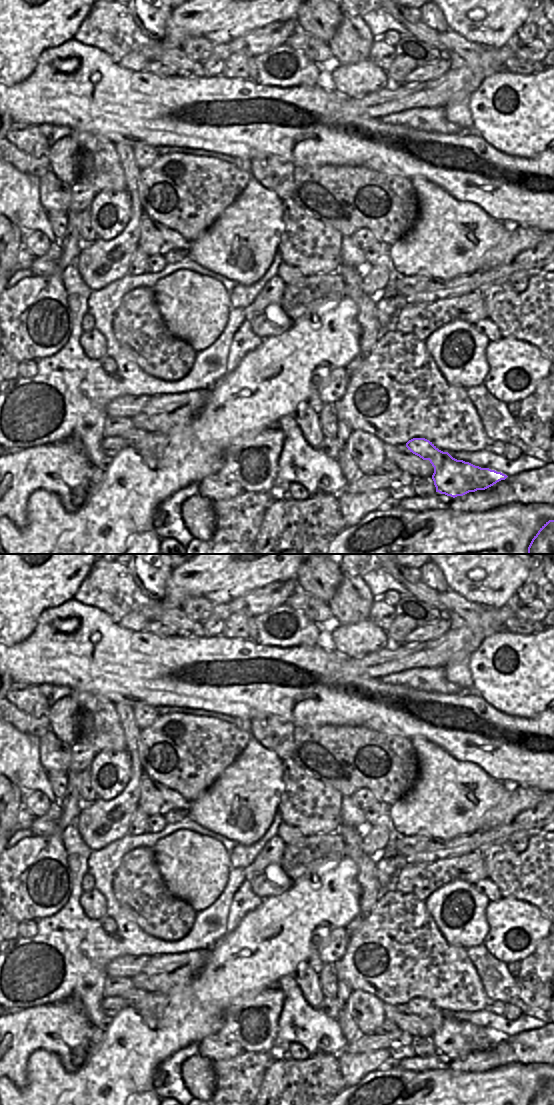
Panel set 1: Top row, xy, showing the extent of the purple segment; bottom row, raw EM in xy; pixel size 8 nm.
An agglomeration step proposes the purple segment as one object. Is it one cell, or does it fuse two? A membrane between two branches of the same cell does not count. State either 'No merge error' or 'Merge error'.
No merge error.

